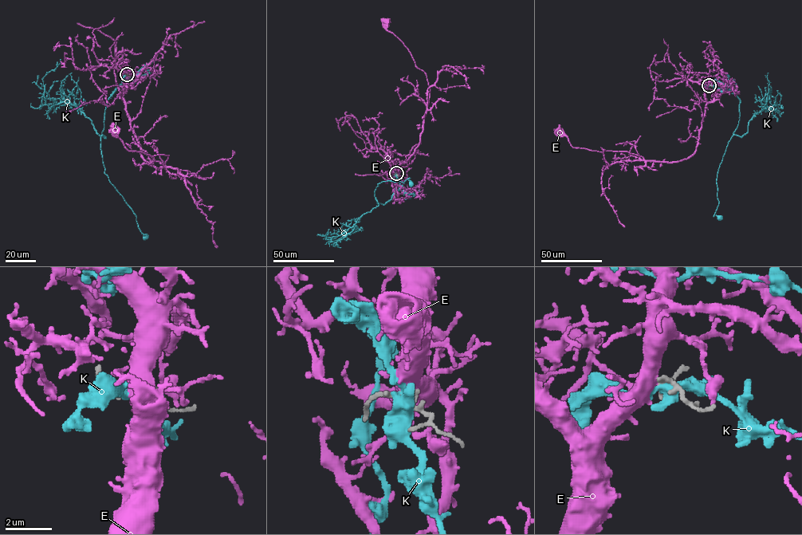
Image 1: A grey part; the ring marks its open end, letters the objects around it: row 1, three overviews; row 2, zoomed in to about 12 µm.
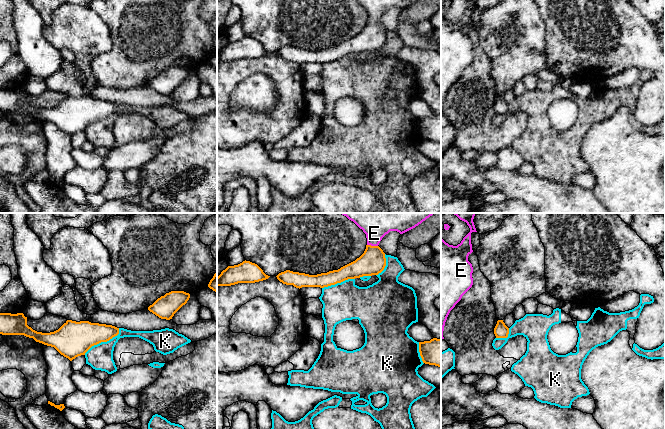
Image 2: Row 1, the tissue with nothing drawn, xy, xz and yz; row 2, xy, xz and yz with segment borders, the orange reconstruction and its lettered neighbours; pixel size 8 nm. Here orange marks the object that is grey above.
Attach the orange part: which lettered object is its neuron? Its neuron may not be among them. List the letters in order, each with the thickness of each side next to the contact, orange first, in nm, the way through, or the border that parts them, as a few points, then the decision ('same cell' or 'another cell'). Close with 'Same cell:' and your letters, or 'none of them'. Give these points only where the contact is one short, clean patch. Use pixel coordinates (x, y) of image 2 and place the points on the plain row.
E: 200/140 nm | across xz (372, 38), (372, 22), (374, 9) | same cell
K: 280/200 nm | another cell
Same cell: E

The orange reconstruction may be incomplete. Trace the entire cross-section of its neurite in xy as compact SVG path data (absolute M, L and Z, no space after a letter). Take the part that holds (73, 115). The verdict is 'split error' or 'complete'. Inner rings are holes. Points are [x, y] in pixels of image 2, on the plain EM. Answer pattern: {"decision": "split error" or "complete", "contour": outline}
{"decision": "complete", "contour": "M0 89L0 110L24 111L36 118L54 123L70 137L85 129L94 121L107 118L119 110L119 104L89 97L67 96L58 106L42 109L27 101L23 89Z"}

